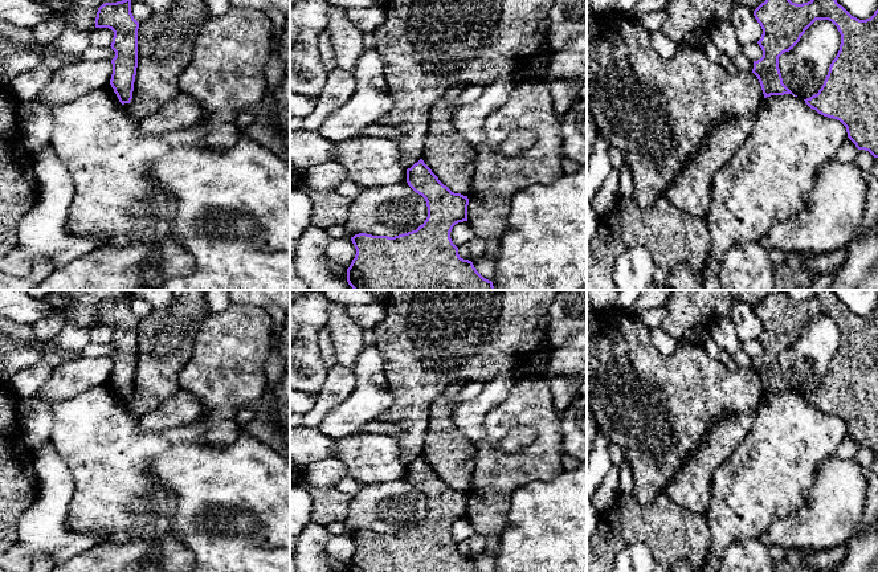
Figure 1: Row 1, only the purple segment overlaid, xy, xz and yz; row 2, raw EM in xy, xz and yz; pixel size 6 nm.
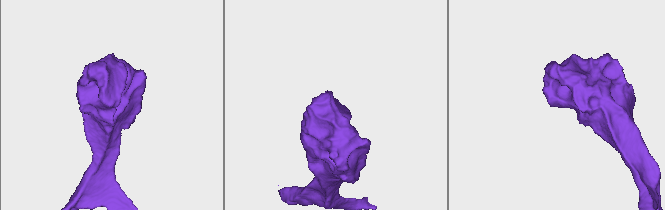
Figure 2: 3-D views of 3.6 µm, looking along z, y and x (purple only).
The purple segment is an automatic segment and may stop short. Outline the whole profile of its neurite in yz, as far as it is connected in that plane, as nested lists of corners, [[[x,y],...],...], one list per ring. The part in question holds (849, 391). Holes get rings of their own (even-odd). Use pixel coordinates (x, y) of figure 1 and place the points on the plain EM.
[[[773,290],[754,307],[754,312],[763,326],[757,338],[763,354],[754,358],[752,369],[760,379],[764,395],[795,392],[783,380],[779,354],[793,346],[816,316],[829,316],[837,323],[841,331],[840,347],[818,389],[804,397],[818,410],[840,417],[858,446],[869,448],[878,454],[878,306],[870,315],[859,316],[840,302],[830,290],[816,290],[810,298],[803,301],[792,299],[784,290]]]

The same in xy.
[[[126,295],[117,299],[105,299],[98,305],[95,314],[95,324],[109,324],[114,328],[111,346],[115,348],[115,354],[111,356],[113,371],[110,381],[114,385],[119,399],[122,401],[130,400],[132,396],[134,379],[138,364],[138,326],[139,319],[131,310],[131,297]]]

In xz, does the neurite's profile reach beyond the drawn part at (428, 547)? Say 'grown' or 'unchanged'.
unchanged

